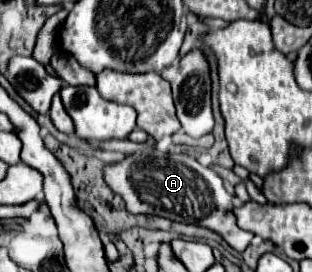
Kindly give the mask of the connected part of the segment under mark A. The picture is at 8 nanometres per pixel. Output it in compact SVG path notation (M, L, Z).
M160 151L126 155L122 161L106 165L102 173L106 185L124 199L126 211L132 215L156 215L178 223L206 227L218 233L234 251L244 251L254 237L236 225L232 195L226 193L222 179L210 167L202 167L190 155L160 155Z

